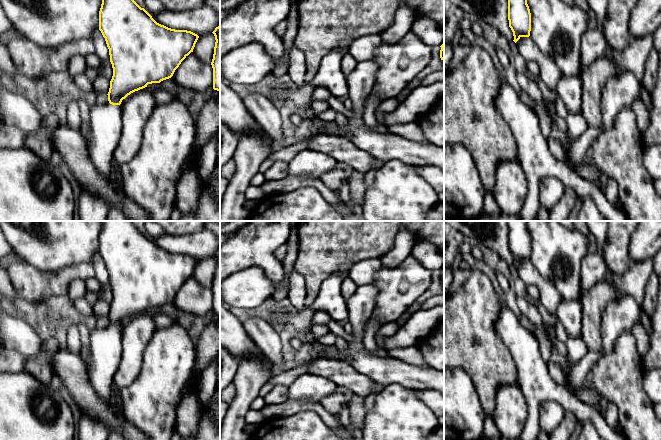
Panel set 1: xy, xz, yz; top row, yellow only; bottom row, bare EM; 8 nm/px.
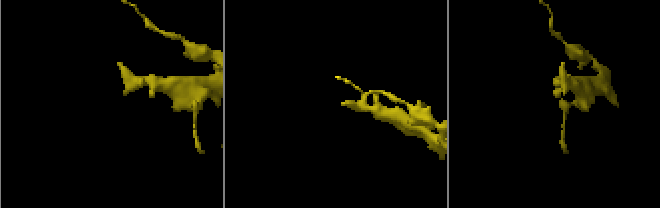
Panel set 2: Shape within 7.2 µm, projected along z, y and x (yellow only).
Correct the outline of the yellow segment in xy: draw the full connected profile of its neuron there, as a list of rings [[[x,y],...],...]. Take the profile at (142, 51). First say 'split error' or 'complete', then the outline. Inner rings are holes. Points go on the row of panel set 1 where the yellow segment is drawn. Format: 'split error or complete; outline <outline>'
split error; outline [[[102,0],[101,8],[99,11],[99,30],[101,31],[103,37],[105,38],[107,47],[109,49],[110,62],[111,62],[112,68],[113,68],[113,76],[110,81],[110,88],[109,88],[109,92],[107,94],[108,101],[104,104],[95,103],[90,108],[90,114],[89,114],[90,134],[87,137],[84,137],[84,139],[85,139],[85,143],[87,145],[87,150],[88,150],[90,160],[94,164],[97,171],[99,173],[101,173],[102,176],[104,176],[107,180],[109,180],[109,177],[111,174],[111,163],[113,160],[113,154],[114,154],[116,147],[118,146],[119,140],[121,138],[121,132],[122,132],[122,107],[120,106],[122,100],[125,99],[131,93],[147,87],[148,84],[160,83],[163,80],[171,78],[173,76],[175,70],[181,64],[181,62],[191,52],[193,52],[193,49],[195,47],[195,44],[196,44],[199,36],[191,31],[175,30],[175,29],[171,29],[171,28],[168,28],[164,25],[157,23],[145,9],[141,8],[134,0]]]

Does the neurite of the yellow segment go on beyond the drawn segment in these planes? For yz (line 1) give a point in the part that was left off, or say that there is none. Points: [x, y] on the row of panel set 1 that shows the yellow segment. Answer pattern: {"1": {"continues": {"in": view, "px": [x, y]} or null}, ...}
{"1": {"continues": null}}

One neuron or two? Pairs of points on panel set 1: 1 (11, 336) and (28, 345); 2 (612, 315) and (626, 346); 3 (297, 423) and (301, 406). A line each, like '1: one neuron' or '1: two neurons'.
1: one neuron
2: two neurons
3: two neurons

